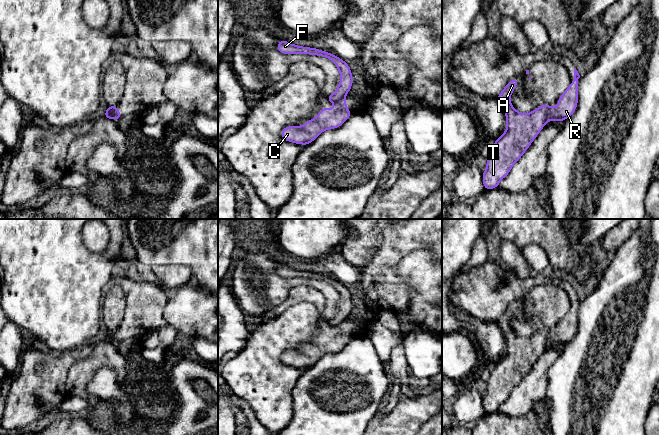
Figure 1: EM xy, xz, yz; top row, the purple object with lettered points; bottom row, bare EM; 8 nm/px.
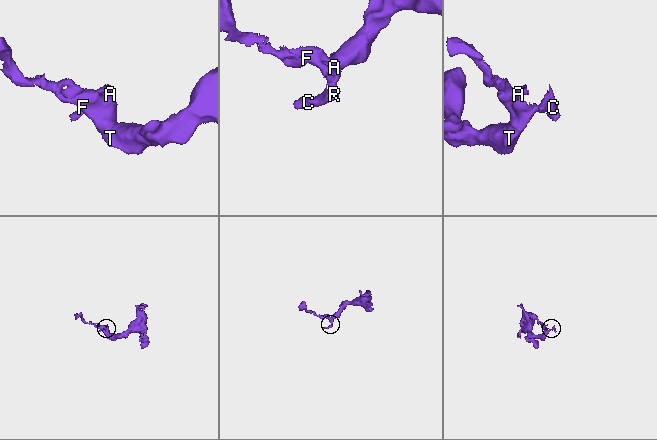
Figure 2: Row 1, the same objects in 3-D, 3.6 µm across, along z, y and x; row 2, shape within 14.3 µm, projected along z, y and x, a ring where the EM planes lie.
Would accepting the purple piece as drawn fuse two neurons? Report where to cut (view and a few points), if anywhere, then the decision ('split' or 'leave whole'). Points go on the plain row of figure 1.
yz (549, 333), (548, 344) | split

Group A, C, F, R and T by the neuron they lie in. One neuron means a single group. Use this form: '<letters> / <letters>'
A F T / C R

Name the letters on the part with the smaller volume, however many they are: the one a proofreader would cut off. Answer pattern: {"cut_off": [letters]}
{"cut_off": ["C", "R"]}

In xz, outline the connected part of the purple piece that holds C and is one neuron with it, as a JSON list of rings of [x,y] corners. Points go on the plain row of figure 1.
[[[346,323],[334,326],[332,333],[325,330],[319,338],[300,350],[287,350],[281,355],[281,362],[295,368],[307,369],[312,367],[322,356],[339,352],[353,337],[348,334]]]

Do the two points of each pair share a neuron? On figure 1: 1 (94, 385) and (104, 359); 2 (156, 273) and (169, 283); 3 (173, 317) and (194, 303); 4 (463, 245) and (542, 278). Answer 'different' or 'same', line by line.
1: different
2: same
3: same
4: different

